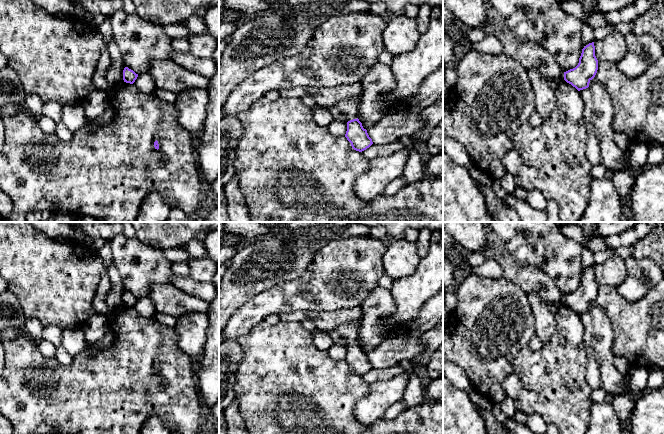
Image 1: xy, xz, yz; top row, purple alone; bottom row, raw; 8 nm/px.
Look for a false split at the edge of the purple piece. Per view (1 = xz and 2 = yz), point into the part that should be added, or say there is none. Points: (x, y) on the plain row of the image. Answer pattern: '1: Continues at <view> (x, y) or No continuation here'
1: No continuation here
2: No continuation here

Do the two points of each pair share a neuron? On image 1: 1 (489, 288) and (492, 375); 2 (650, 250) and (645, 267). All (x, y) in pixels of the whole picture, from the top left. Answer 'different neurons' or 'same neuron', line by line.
1: same neuron
2: different neurons

